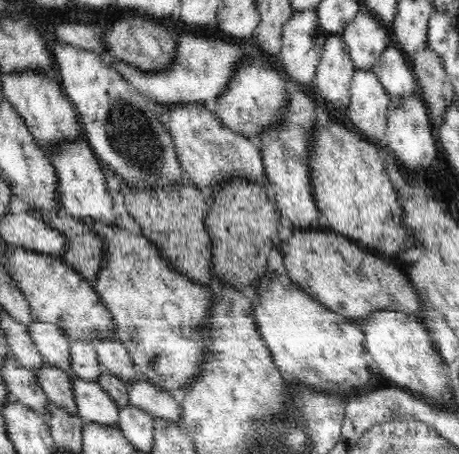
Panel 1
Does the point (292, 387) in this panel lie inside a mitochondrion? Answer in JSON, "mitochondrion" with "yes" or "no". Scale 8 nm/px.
{"mitochondrion":"no"}

